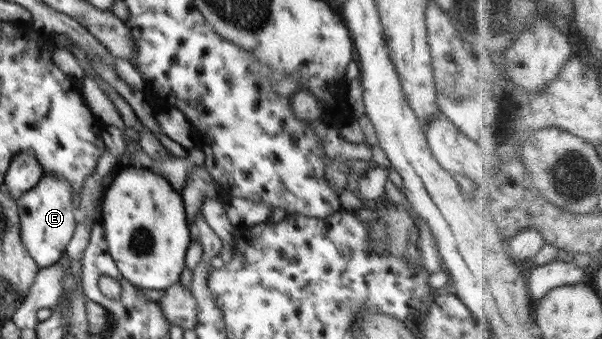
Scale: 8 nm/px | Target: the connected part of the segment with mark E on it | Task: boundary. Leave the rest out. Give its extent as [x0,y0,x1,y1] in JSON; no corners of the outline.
[16,174,79,268]

